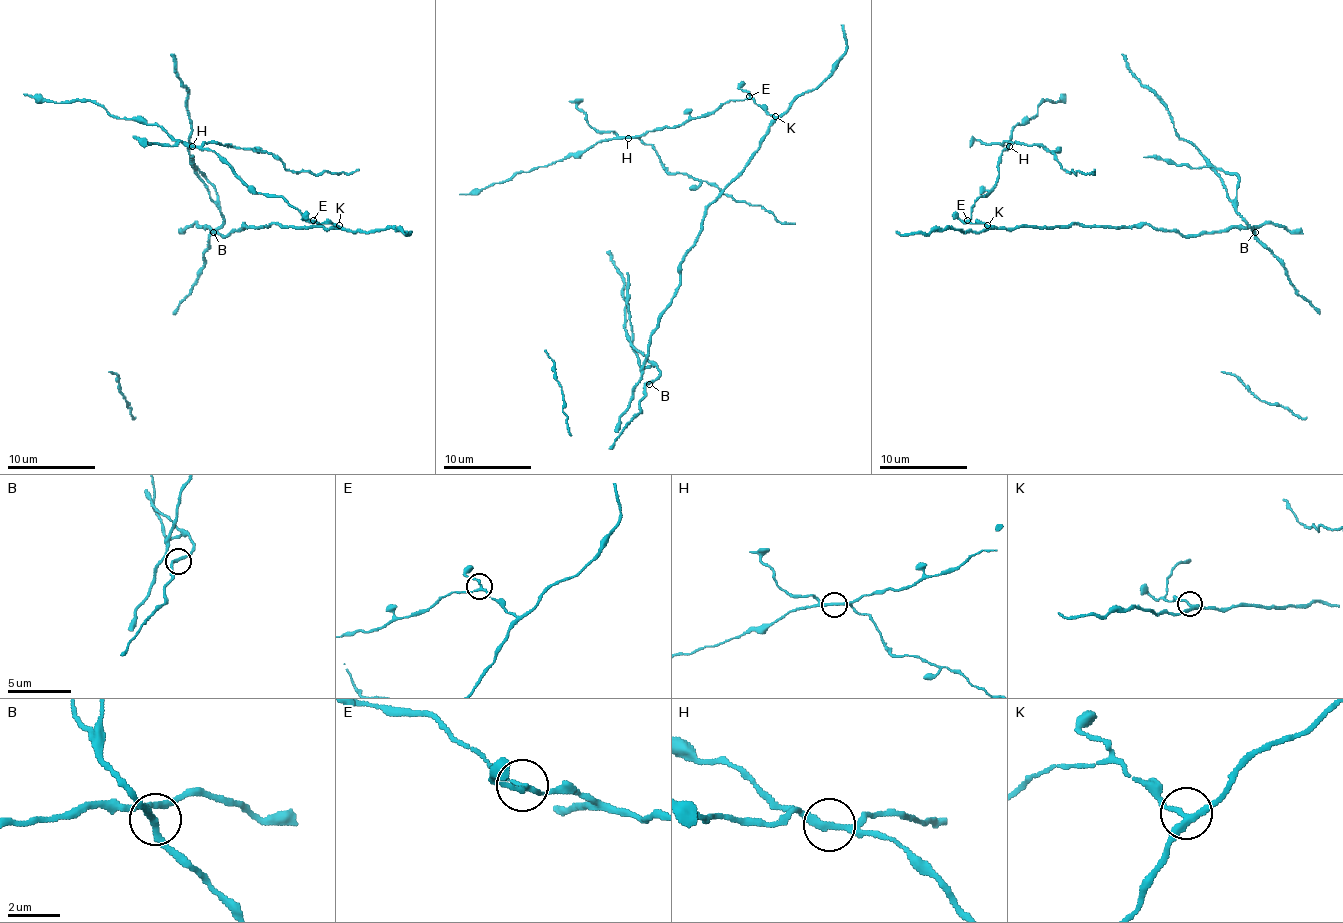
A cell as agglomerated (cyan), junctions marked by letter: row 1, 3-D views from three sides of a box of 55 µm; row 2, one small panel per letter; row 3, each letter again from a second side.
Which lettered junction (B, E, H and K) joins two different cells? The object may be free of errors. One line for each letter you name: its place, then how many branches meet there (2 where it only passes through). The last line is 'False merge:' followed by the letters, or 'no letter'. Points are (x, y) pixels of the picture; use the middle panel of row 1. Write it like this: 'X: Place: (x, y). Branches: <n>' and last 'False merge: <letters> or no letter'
H: Place: (628, 138). Branches: 3
False merge: H

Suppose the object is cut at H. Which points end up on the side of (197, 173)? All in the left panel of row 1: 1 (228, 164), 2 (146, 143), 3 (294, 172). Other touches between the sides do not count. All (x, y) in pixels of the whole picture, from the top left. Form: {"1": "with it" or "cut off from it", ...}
{"1": "with it", "2": "cut off from it", "3": "cut off from it"}

